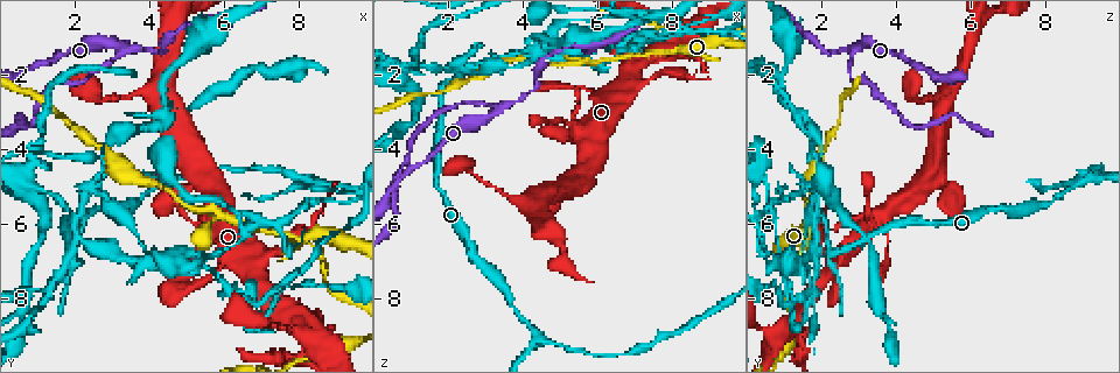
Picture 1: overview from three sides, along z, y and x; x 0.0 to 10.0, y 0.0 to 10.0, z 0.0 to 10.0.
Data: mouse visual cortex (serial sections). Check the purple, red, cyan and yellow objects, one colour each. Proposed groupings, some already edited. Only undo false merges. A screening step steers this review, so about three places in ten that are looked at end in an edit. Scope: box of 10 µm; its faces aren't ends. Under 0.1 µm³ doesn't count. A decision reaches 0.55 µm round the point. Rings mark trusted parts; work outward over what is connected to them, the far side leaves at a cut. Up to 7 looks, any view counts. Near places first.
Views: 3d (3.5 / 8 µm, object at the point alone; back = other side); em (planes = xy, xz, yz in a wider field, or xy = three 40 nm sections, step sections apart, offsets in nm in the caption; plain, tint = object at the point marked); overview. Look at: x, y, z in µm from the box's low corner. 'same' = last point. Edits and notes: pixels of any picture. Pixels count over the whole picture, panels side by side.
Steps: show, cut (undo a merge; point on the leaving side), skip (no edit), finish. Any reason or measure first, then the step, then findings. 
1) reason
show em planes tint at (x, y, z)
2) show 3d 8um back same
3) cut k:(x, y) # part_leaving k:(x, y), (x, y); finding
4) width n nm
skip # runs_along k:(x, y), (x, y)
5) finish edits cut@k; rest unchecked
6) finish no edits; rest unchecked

show 3d 3.5um at (3.25, 1.30, 3.05)

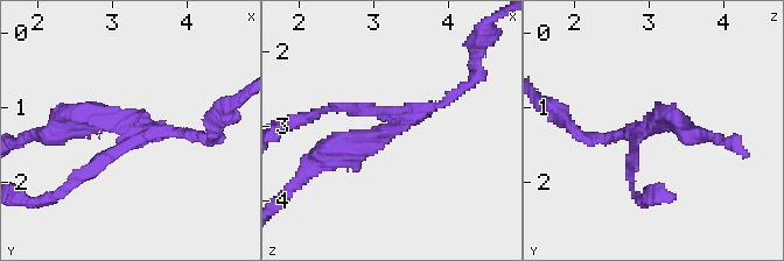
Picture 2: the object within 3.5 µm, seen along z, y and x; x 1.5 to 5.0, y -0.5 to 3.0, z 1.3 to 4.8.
arms 3; arm_widths 150, 150, 200 nm
show em xy step 3 plain at (3.30, 1.25, 3.00)

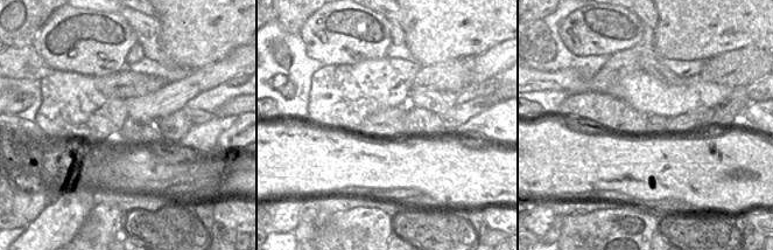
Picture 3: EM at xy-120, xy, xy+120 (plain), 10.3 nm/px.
where the object lies
show em xy step 3 tint same

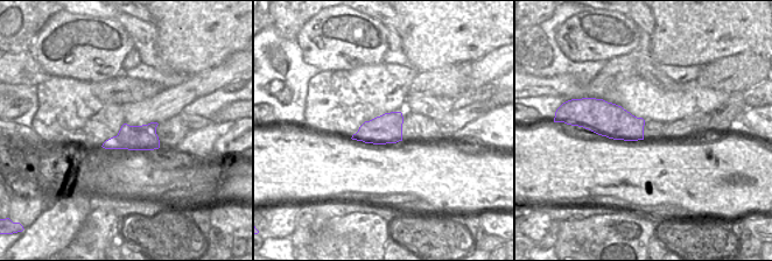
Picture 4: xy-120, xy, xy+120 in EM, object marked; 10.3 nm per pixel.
cut 2:(635, 168) # a second cell is stuck on

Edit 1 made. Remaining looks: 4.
abrupt turn
show 3d 8um at (5.90, 5.75, 1.70)

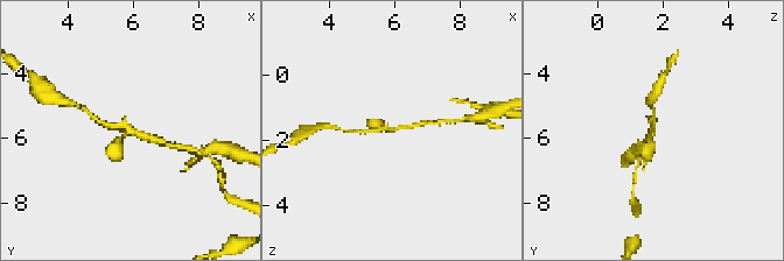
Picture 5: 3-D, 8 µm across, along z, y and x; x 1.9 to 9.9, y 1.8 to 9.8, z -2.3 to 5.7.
shape alone is not enough
show em xy step 2 tint same

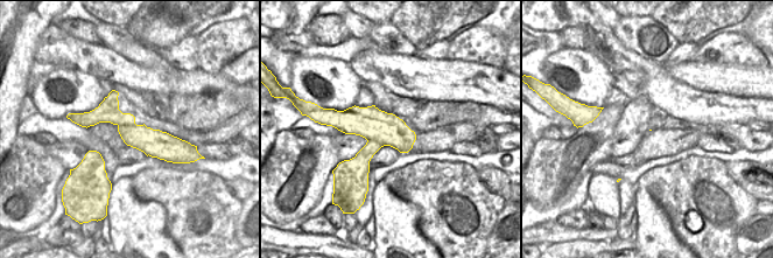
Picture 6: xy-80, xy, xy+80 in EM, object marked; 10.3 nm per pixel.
skip # runs_along 6:(81, 121), (117, 117), (138, 137), (177, 145); continuous, no second cell

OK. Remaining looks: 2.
sharp bend
show em planes tint at (4.40, 4.90, 9.05)

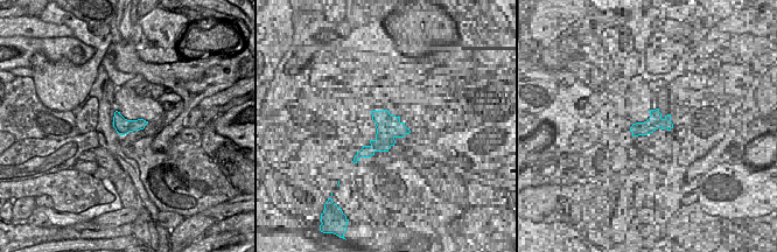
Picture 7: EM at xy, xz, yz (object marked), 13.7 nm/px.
see where the arms go
show 3d 3.5um same

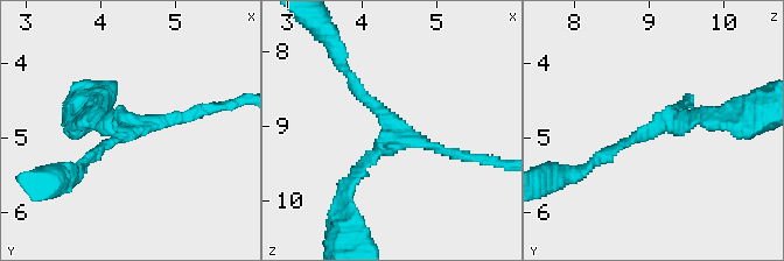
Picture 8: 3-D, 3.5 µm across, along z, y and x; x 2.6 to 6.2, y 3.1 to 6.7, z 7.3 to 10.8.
arms 3; arm_widths 150, 150, 150 nm
skip # runs_along 8:(348, 77), (401, 140), (459, 155); continuous, no second cell

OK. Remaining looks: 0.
finish edits cut@2; rest unchecked

